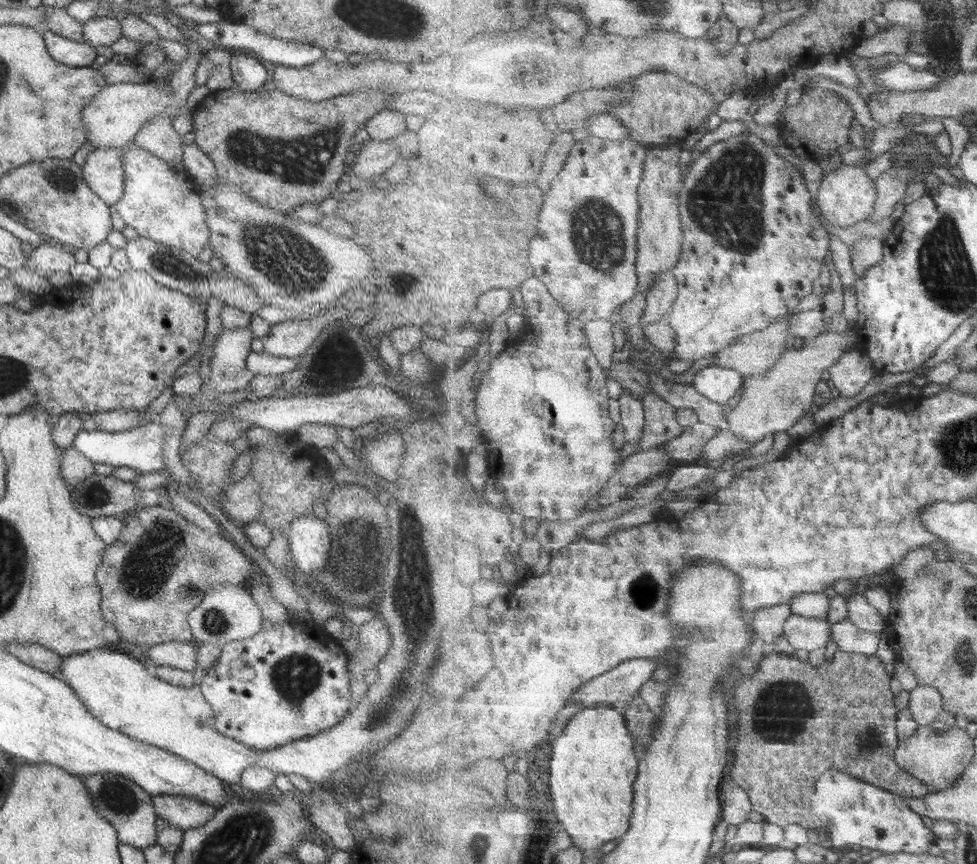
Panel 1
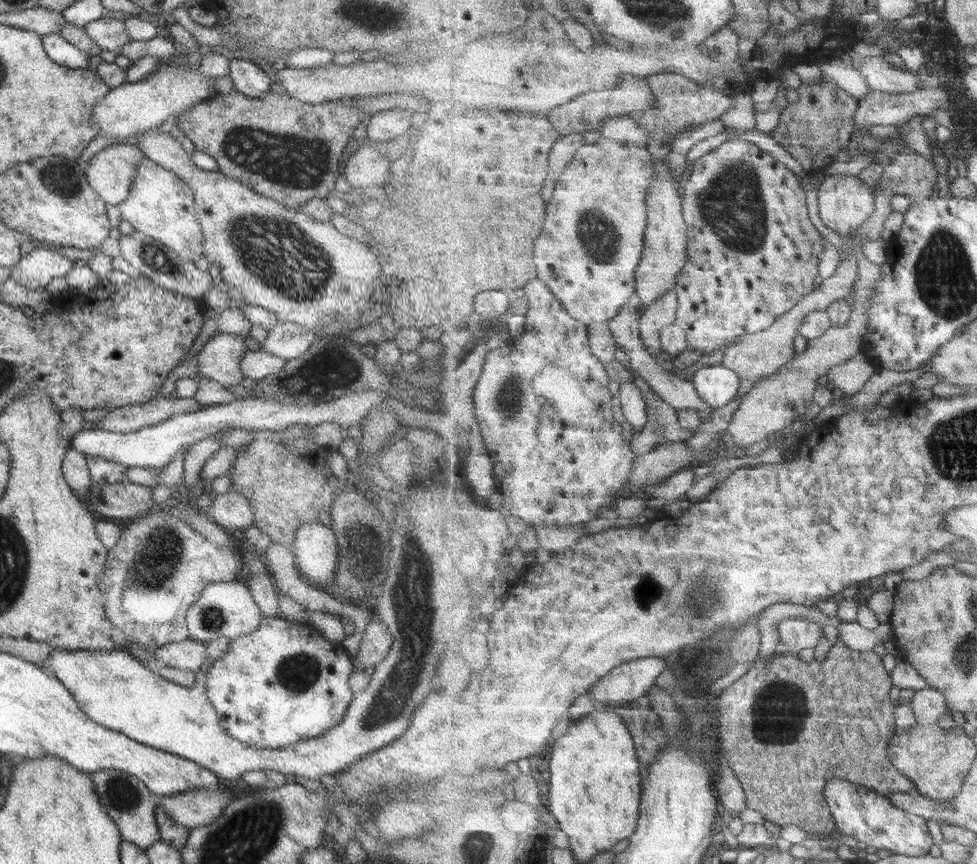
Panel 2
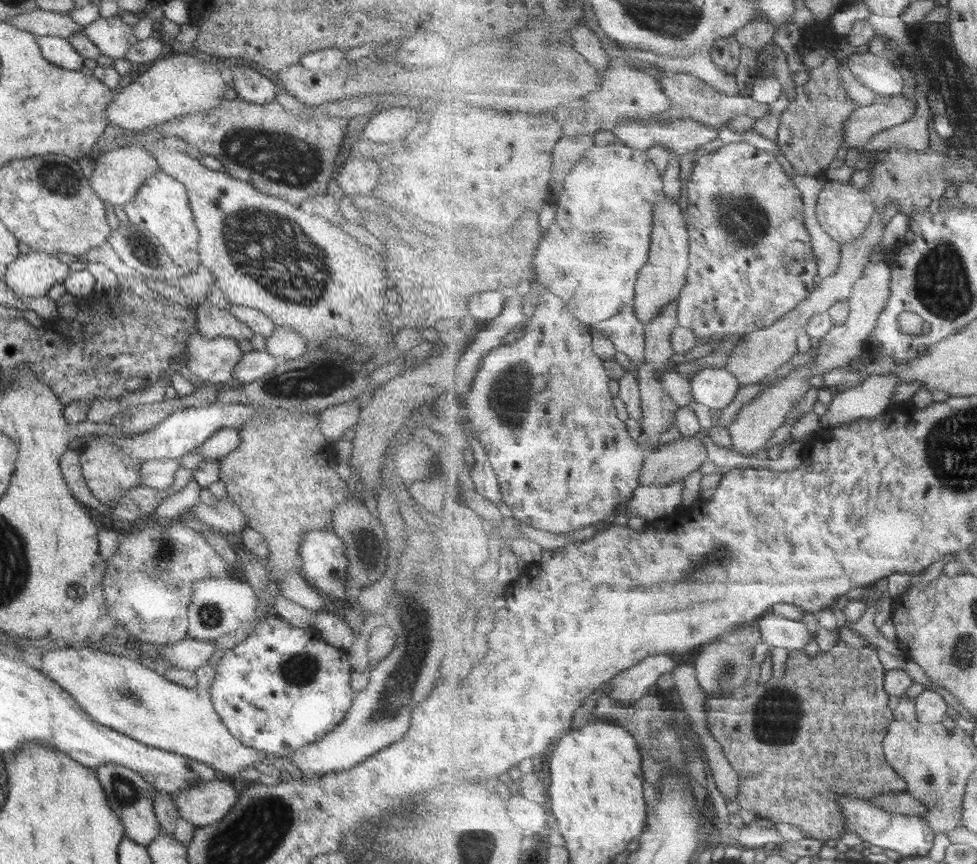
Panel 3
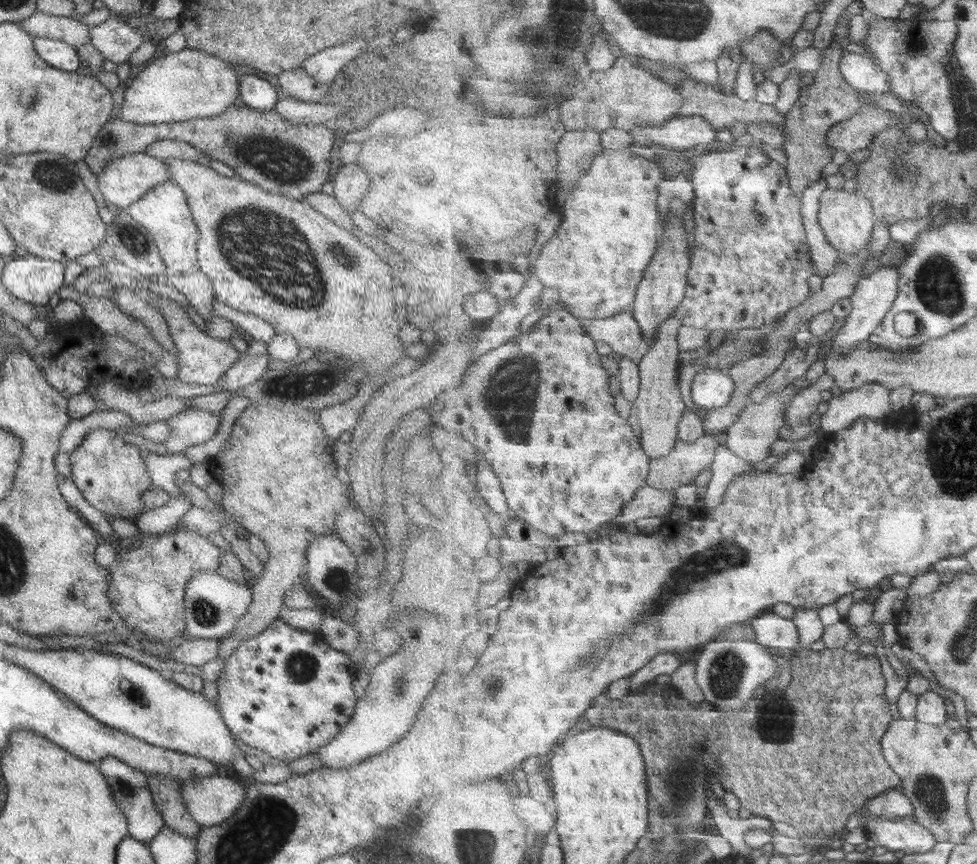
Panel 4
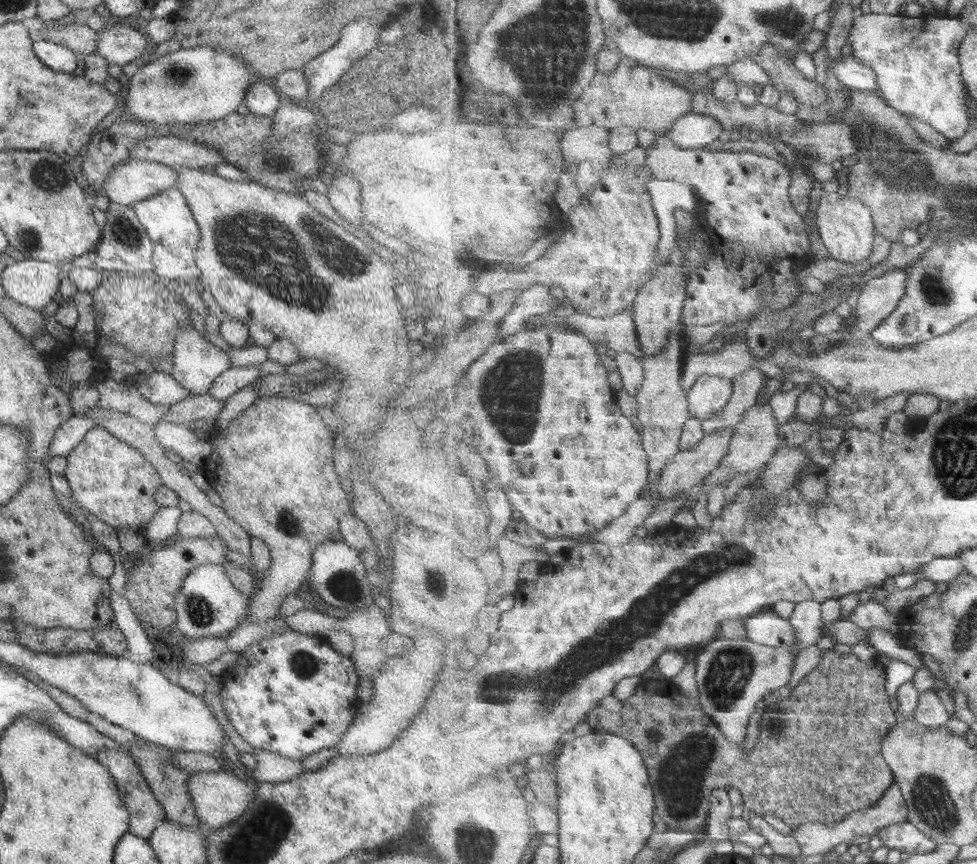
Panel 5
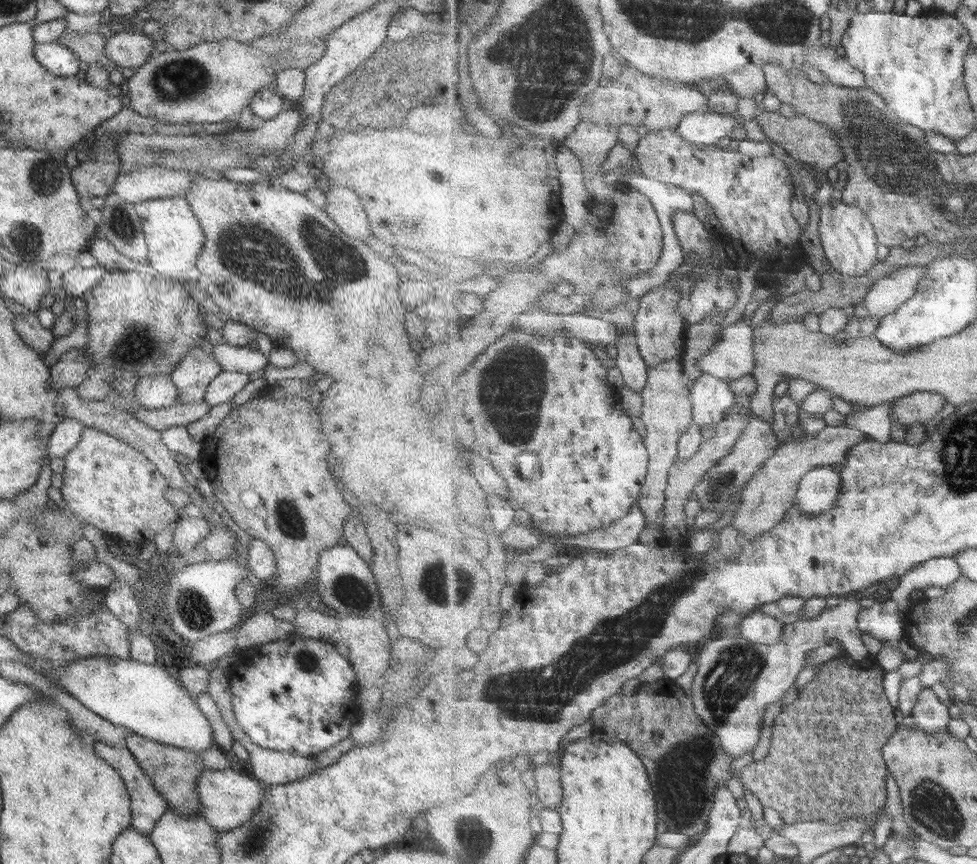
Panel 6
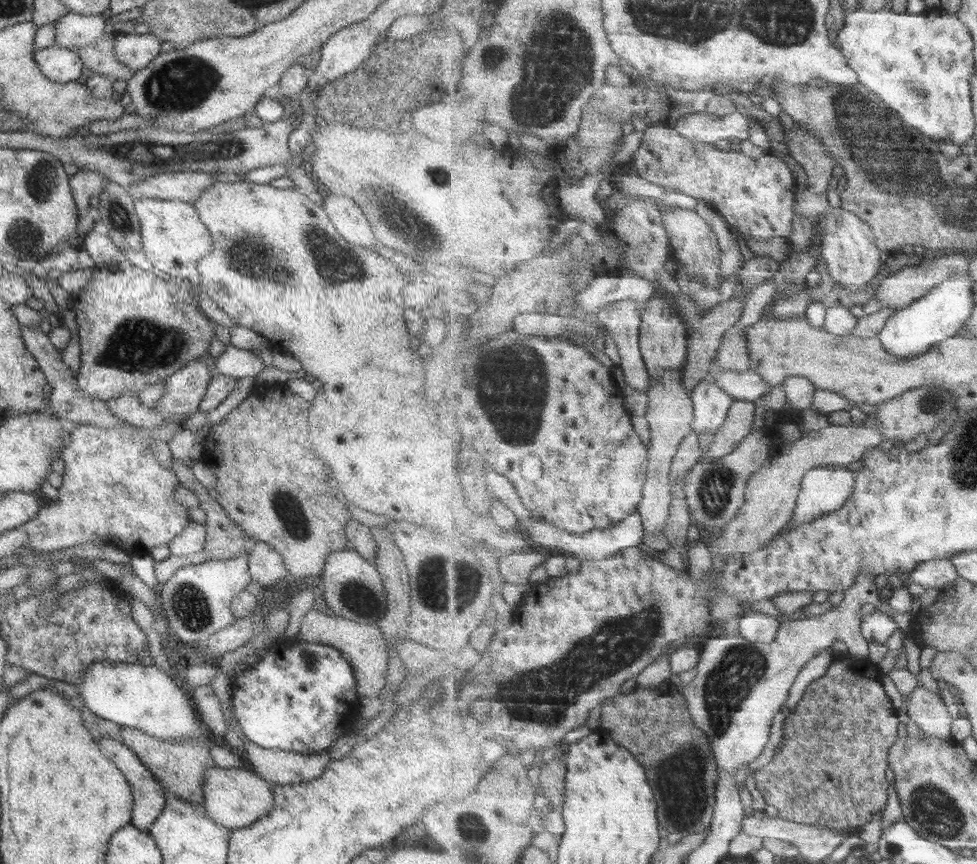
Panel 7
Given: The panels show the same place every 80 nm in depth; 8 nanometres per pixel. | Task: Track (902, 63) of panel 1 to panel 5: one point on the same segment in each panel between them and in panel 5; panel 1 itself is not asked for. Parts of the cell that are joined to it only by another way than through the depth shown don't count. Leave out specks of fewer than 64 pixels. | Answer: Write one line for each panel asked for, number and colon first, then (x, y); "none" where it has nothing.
2: (881, 76)
3: (878, 72)
4: (863, 72)
5: (853, 73)

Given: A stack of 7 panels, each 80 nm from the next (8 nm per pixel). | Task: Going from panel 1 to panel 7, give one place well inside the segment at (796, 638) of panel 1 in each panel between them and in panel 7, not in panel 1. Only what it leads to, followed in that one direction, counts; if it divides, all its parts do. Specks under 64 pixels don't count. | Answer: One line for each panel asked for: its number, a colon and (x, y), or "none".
2: (796, 633)
3: (775, 630)
4: (771, 630)
5: (767, 627)
6: (761, 628)
7: (757, 627)

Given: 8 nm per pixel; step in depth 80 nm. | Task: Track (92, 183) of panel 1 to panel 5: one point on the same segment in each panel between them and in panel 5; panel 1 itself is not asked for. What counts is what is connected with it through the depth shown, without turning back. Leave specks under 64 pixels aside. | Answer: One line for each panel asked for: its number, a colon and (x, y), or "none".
2: (110, 172)
3: (118, 174)
4: (125, 179)
5: (135, 180)

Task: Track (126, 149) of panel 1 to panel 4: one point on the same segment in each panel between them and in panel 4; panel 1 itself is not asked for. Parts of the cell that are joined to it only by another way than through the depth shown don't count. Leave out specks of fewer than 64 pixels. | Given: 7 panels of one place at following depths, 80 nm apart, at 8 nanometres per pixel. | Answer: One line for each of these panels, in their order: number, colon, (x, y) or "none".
2: (160, 205)
3: (161, 207)
4: (163, 211)

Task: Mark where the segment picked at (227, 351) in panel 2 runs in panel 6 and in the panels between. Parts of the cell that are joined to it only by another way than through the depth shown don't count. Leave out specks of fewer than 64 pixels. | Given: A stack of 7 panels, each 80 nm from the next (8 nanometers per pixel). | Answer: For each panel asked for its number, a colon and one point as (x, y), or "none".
3: (210, 360)
4: (200, 359)
5: (196, 363)
6: (193, 374)

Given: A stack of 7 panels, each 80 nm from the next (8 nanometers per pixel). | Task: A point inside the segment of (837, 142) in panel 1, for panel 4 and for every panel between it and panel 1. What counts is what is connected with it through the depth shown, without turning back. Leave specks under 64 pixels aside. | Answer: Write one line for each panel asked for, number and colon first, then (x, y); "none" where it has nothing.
2: (813, 131)
3: (811, 132)
4: (830, 100)

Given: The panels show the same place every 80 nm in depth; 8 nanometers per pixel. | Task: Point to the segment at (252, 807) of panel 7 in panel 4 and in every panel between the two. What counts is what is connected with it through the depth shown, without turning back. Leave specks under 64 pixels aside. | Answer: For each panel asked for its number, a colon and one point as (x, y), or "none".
4: (211, 800)
5: (219, 798)
6: (228, 799)

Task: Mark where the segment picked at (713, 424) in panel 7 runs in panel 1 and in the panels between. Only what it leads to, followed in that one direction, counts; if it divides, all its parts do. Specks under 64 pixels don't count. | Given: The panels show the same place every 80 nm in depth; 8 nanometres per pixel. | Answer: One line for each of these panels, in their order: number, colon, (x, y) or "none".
1: (719, 384)
2: (718, 385)
3: (716, 388)
4: (712, 388)
5: (711, 394)
6: (712, 398)

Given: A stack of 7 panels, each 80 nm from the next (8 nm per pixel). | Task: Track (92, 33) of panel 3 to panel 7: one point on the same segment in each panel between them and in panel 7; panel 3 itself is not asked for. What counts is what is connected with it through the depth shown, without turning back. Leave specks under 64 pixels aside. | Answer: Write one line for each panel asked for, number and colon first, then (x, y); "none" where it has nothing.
4: (114, 39)
5: (118, 44)
6: (128, 49)
7: (134, 51)

